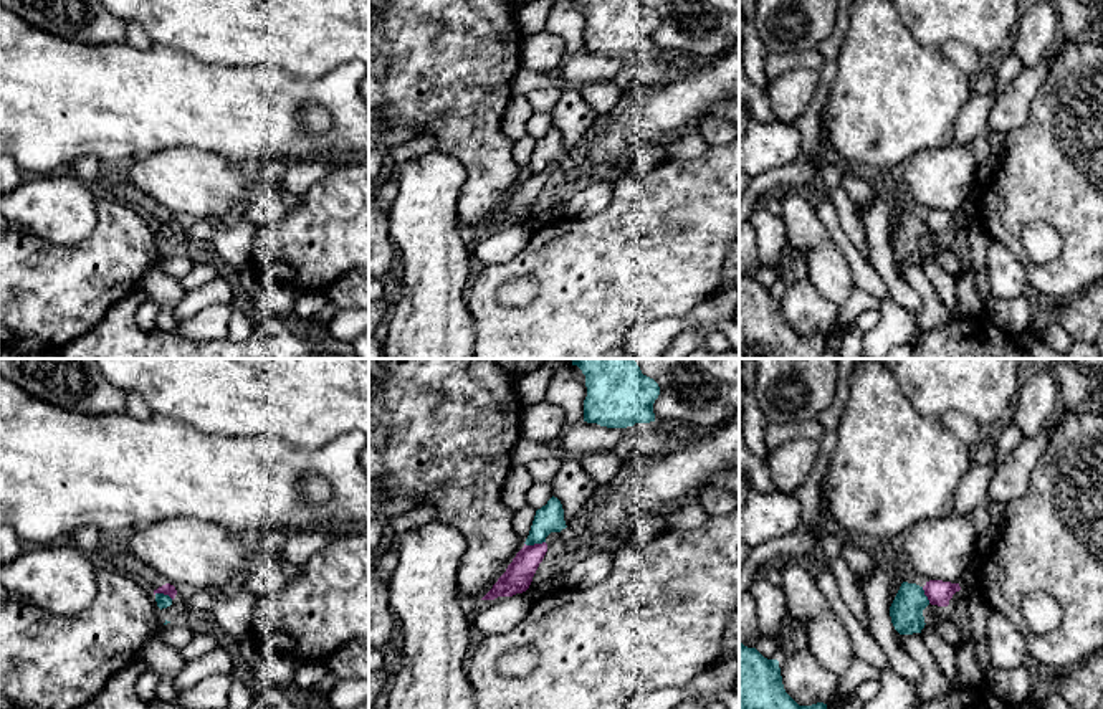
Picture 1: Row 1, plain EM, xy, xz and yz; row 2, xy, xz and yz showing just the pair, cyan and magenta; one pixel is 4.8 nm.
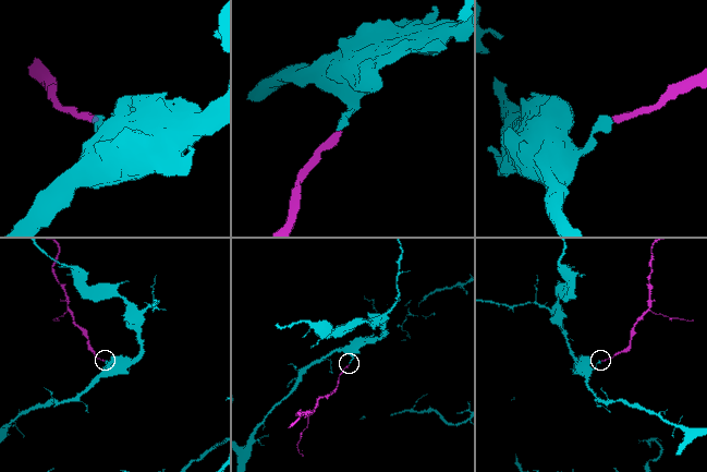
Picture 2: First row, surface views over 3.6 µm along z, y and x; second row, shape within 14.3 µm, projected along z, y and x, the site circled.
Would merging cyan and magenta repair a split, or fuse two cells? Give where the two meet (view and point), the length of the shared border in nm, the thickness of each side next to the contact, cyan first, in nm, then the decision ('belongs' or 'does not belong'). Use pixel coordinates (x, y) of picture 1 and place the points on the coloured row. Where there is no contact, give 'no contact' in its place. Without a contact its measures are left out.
meets cyan in xz at (534, 542); contact 110 nm long; 140 nm thick on the cyan side, 140 nm on the other; does not belong

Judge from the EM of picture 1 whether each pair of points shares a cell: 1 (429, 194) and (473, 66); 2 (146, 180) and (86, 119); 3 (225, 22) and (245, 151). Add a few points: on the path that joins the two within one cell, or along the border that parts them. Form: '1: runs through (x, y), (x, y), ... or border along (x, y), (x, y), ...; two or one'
1: border along (437, 147), (463, 167), (465, 182), (462, 187); two
2: border along (169, 147), (133, 161); two
3: border along (194, 57), (224, 65), (272, 66); two

